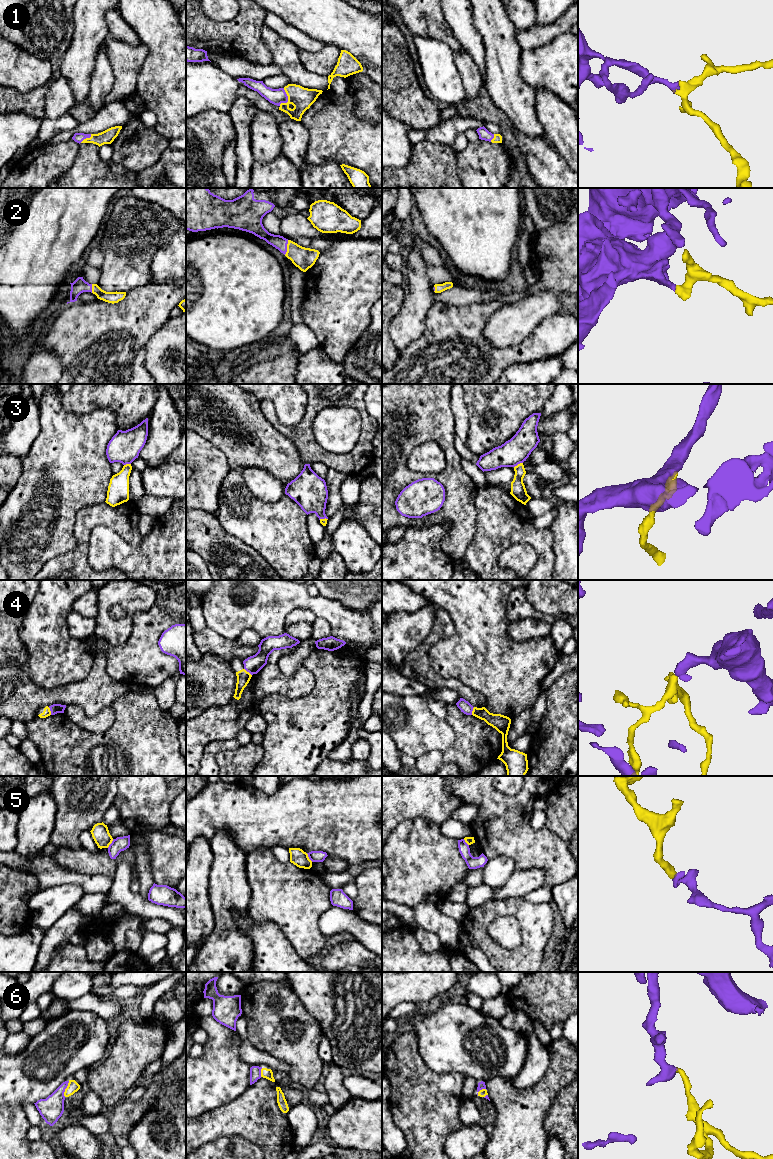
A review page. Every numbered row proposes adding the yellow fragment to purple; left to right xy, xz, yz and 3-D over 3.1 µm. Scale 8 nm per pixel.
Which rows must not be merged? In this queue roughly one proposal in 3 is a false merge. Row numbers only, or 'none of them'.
3, 4, 5, 6

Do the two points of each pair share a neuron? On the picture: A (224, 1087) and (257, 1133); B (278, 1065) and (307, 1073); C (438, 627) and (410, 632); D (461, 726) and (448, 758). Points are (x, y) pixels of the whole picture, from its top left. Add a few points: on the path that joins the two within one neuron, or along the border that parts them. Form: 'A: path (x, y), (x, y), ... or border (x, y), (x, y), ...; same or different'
A: border (250, 1085), (231, 1101), (212, 1110); different
B: border (270, 1054), (284, 1061), (289, 1066), (289, 1072); different
C: border (437, 610), (430, 633), (416, 646); different
D: path (461, 734), (461, 745), (456, 750); same

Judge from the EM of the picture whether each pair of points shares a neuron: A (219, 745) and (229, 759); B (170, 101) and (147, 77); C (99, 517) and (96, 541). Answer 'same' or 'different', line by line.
A: different
B: same
C: different

